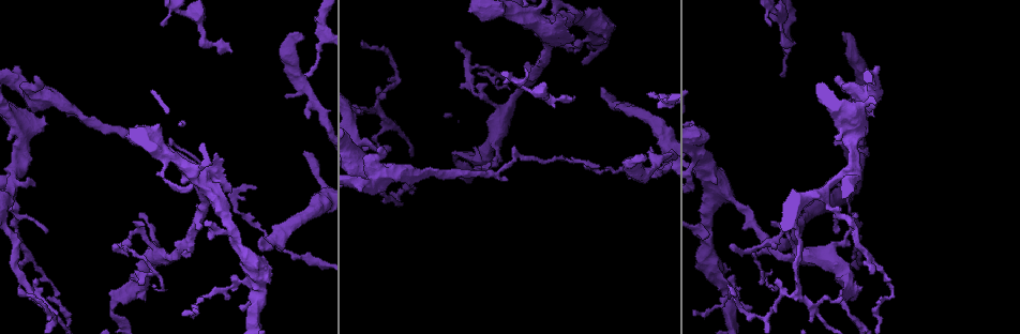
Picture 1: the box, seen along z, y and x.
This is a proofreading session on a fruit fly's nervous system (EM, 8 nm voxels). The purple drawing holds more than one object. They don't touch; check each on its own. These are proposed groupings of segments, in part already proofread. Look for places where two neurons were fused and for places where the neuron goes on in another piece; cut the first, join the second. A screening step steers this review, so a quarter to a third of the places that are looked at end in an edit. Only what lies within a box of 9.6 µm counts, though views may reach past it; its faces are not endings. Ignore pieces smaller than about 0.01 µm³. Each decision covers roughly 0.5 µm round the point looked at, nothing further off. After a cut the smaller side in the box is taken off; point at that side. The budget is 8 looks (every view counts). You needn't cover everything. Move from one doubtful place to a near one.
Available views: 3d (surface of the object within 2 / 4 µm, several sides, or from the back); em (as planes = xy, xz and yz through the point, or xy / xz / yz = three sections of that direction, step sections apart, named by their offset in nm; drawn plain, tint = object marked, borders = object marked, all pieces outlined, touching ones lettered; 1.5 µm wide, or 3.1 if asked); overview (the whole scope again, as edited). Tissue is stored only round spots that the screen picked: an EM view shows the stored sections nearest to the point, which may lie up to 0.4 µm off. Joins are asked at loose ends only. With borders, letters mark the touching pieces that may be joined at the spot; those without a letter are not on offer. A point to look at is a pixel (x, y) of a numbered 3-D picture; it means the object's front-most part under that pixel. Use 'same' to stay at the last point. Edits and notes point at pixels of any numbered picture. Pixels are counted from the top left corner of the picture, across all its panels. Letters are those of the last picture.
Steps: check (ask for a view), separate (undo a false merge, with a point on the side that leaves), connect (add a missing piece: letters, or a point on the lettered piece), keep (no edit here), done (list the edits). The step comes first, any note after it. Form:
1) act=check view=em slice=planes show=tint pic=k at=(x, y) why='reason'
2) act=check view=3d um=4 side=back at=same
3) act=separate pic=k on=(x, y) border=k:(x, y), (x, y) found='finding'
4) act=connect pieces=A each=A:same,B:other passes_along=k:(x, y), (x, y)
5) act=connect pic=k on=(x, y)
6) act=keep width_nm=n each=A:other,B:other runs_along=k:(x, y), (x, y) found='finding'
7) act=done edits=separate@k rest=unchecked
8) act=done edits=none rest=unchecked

act=check view=em slice=planes show=borders pic=1 at=(845, 37) why='an open end'

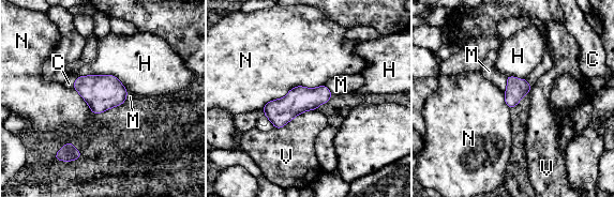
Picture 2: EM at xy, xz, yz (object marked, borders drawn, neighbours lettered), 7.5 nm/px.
act=connect pieces=C each=C:same,H:other,M:other,N:other,V:other found='the neuron continues'

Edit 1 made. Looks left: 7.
act=check view=3d um=4 pic=1 at=(304, 151) why='free end'

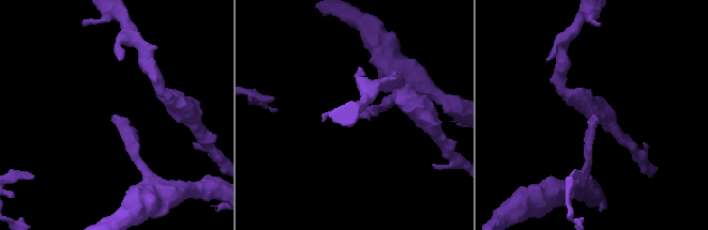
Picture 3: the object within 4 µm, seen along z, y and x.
act=check view=em slice=planes show=tint pic=3 at=(593, 117) why='shape alone is not enough'

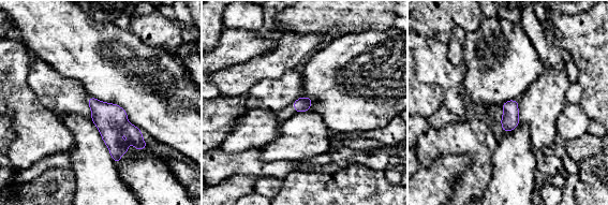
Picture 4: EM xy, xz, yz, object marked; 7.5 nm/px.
act=check view=em slice=planes show=borders at=same why='what lies round it'

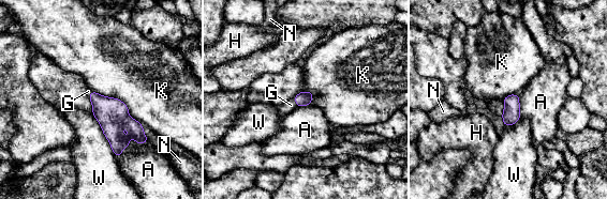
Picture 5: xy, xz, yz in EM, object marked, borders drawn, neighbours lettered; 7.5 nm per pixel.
act=connect pieces=G each=A:other,G:same,H:other,K:other,N:other,W:other passes_along=5:(302, 98), (296, 102), (291, 105) found='the neuron continues'

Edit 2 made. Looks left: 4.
act=check view=overview why='redraw'

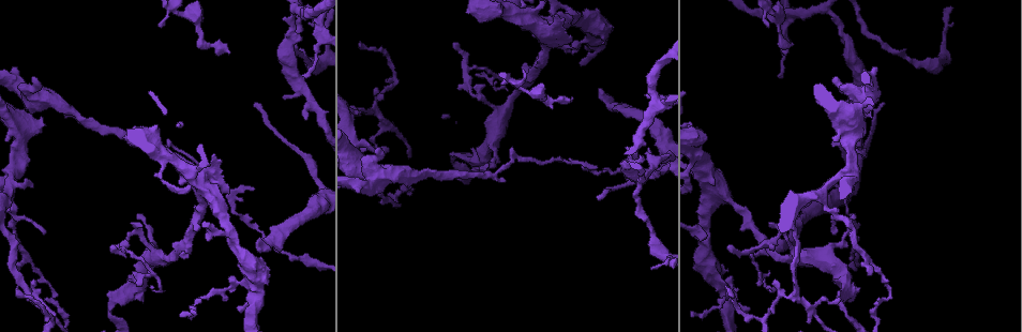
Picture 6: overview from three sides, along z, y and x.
act=check view=3d um=4 side=back pic=6 at=(770, 225) why='an open end'

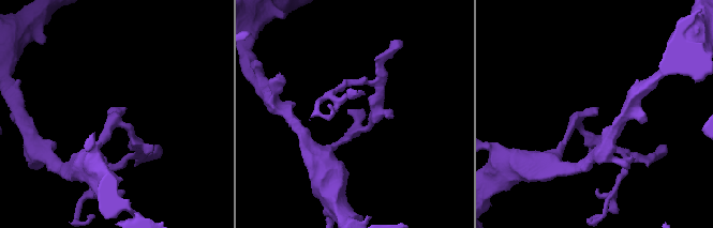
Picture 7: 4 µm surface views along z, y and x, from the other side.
act=check view=em slice=planes show=borders pic=7 at=(107, 113) why='need the tissue'

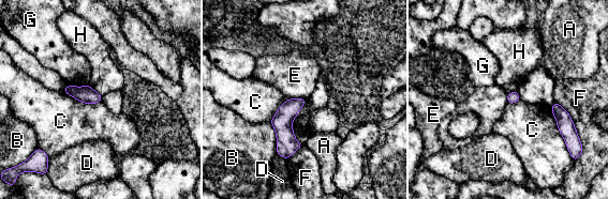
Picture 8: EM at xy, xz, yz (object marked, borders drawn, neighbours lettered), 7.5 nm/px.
act=keep longest_contact=C:340nm each=A:other,B:other,C:other,D:other,E:other,F:other,G:other,H:other runs_along=8:(301, 101), (285, 117), (285, 155) found='none of them fits'

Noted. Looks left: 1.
act=done edits=connect@2,connect@5 rest=unchecked

